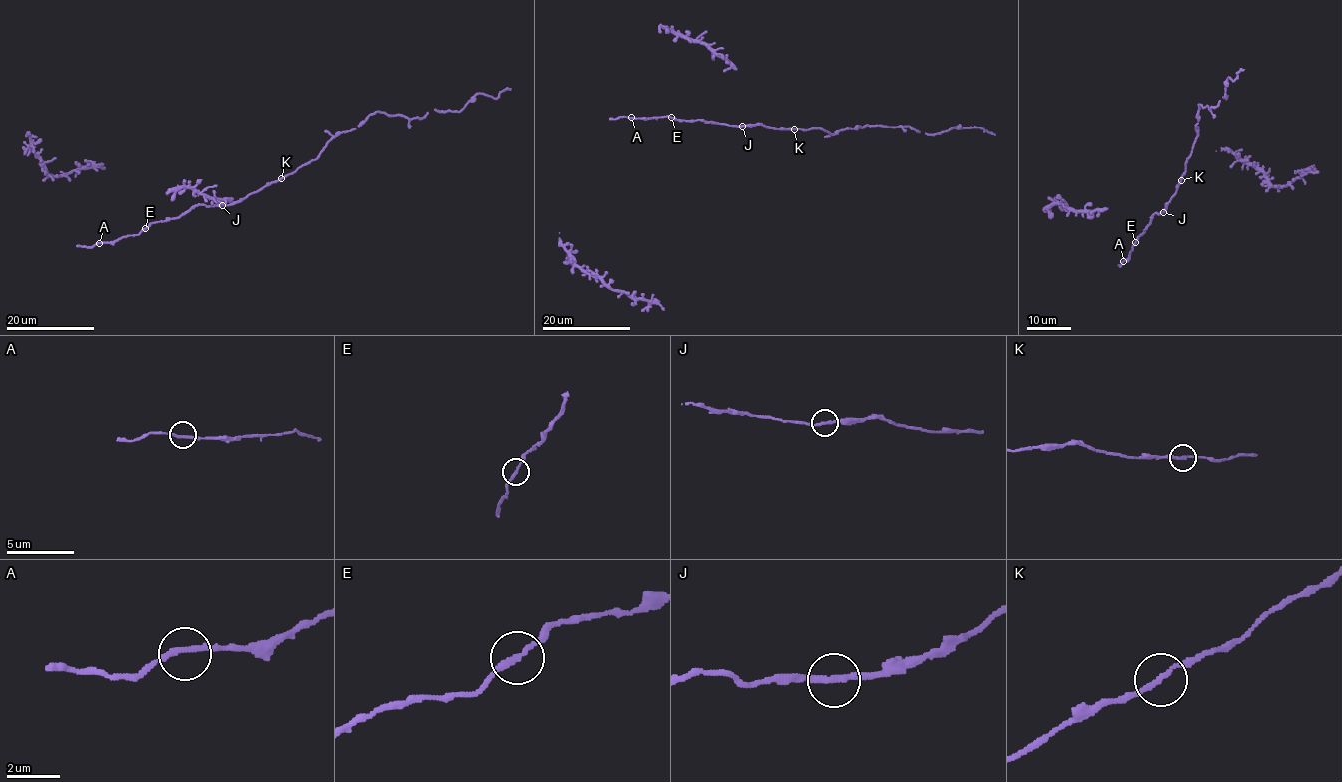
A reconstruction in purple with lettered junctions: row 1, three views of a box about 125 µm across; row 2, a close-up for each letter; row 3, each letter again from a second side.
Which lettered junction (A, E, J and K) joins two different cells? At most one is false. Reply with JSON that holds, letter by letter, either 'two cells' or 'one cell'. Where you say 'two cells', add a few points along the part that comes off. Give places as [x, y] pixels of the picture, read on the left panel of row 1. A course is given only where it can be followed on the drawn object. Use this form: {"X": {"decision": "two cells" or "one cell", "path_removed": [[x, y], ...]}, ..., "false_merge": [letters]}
{"A": {"decision": "one cell"}, "E": {"decision": "one cell"}, "J": {"decision": "one cell"}, "K": {"decision": "one cell"}, "false_merge": []}

